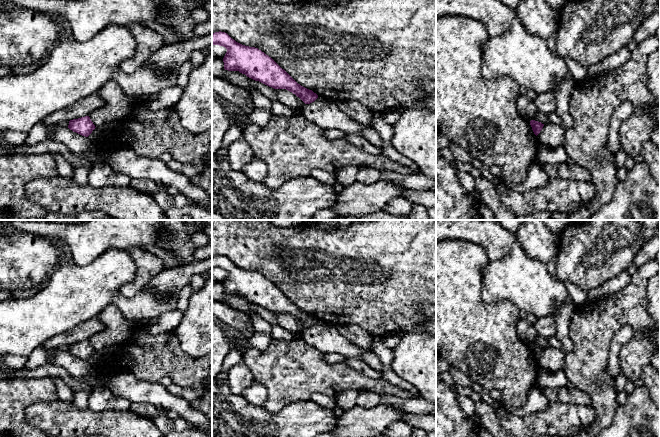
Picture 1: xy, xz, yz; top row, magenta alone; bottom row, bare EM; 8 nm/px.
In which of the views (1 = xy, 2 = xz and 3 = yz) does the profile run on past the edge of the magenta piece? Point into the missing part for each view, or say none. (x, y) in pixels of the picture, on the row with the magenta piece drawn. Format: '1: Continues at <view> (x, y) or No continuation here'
1: No continuation here
2: No continuation here
3: No continuation here

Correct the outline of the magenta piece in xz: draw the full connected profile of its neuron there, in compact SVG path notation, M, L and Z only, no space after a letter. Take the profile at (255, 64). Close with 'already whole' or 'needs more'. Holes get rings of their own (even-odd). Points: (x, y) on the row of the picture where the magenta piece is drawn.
M221 31L212 33L213 45L227 49L223 58L225 70L239 71L274 89L286 89L305 104L310 104L318 98L316 93L298 84L271 57L258 48L242 45Z | already whole

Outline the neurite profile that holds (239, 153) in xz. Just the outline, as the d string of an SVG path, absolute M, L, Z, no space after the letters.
M238 139L227 147L227 157L232 169L242 172L245 165L253 159L253 151L244 139Z

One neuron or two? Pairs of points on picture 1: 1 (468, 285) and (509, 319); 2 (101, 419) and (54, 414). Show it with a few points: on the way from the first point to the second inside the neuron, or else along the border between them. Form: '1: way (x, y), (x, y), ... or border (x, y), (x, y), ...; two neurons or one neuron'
1: way (471, 297), (493, 319), (497, 319); one neuron
2: way (89, 419), (66, 419); one neuron

